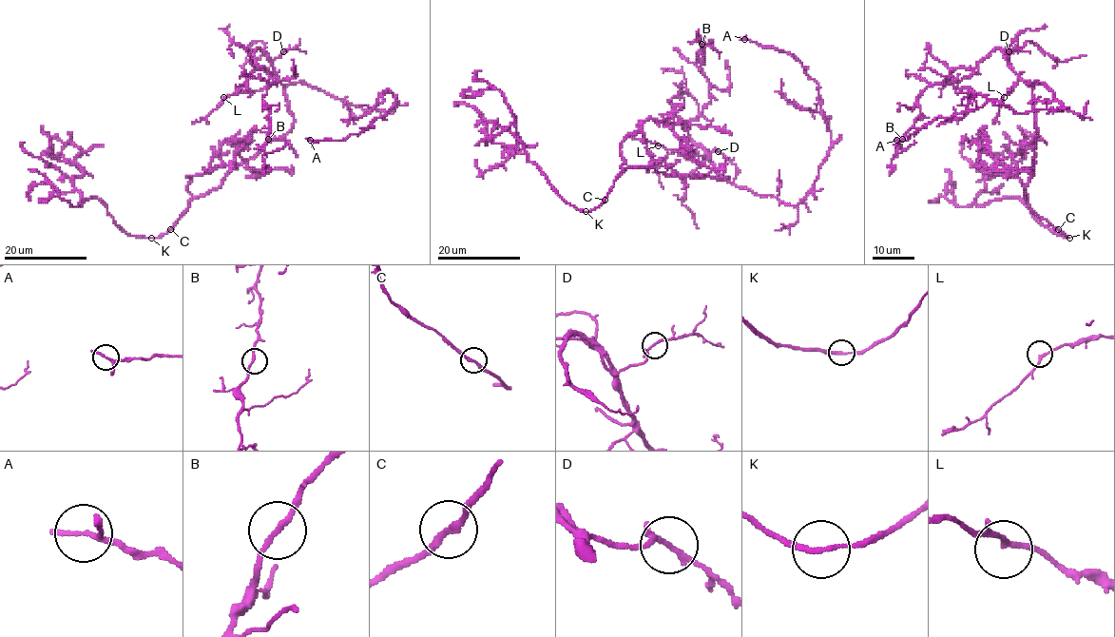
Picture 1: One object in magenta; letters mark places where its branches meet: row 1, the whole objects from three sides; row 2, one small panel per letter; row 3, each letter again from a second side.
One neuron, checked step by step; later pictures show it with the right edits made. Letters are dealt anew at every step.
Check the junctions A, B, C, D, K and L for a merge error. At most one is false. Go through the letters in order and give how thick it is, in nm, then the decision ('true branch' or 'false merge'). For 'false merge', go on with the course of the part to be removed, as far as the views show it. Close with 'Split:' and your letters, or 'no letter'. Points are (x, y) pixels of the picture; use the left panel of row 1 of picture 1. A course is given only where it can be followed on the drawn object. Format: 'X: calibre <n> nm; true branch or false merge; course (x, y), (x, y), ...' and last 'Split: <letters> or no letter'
A: calibre 170 nm; true branch
B: calibre 170 nm; true branch
C: calibre 190 nm; true branch
D: calibre 170 nm; true branch
K: calibre 170 nm; true branch
L: calibre 170 nm; true branch
Split: no letter

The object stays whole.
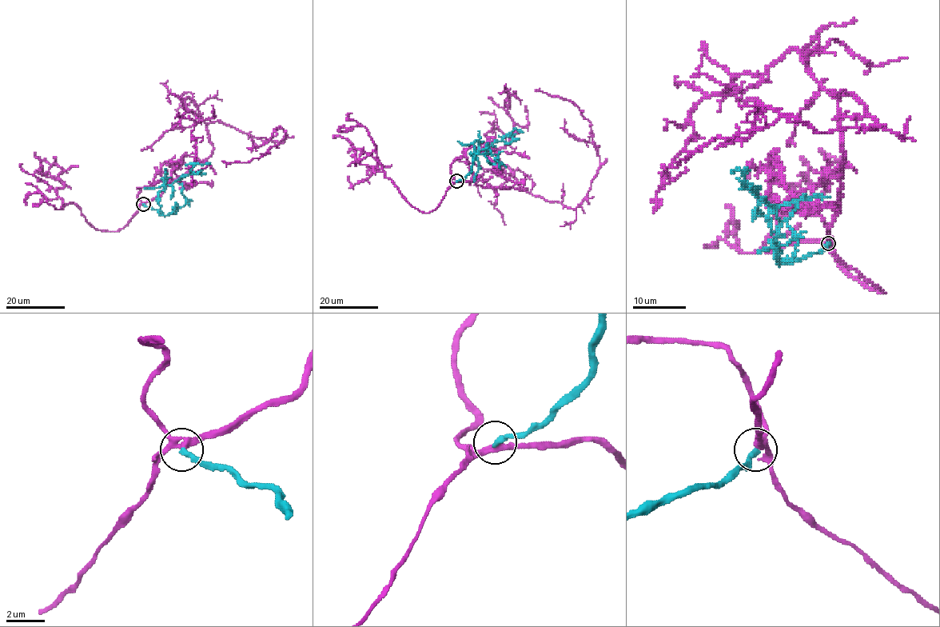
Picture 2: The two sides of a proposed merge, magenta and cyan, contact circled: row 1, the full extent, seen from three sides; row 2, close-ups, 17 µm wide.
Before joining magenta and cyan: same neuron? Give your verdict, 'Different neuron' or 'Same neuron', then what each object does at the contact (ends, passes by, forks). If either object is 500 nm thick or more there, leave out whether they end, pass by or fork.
Different neuron. At the ring magenta forks. At the ring cyan ends

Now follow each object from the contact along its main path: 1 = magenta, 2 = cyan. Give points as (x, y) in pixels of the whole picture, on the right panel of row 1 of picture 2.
1: (827, 243), (838, 100), (852, 93), (876, 128), (817, 132), (781, 116), (662, 164)
2: (827, 243), (809, 256), (779, 263), (774, 255), (777, 212), (755, 193), (741, 170), (734, 170), (739, 168)

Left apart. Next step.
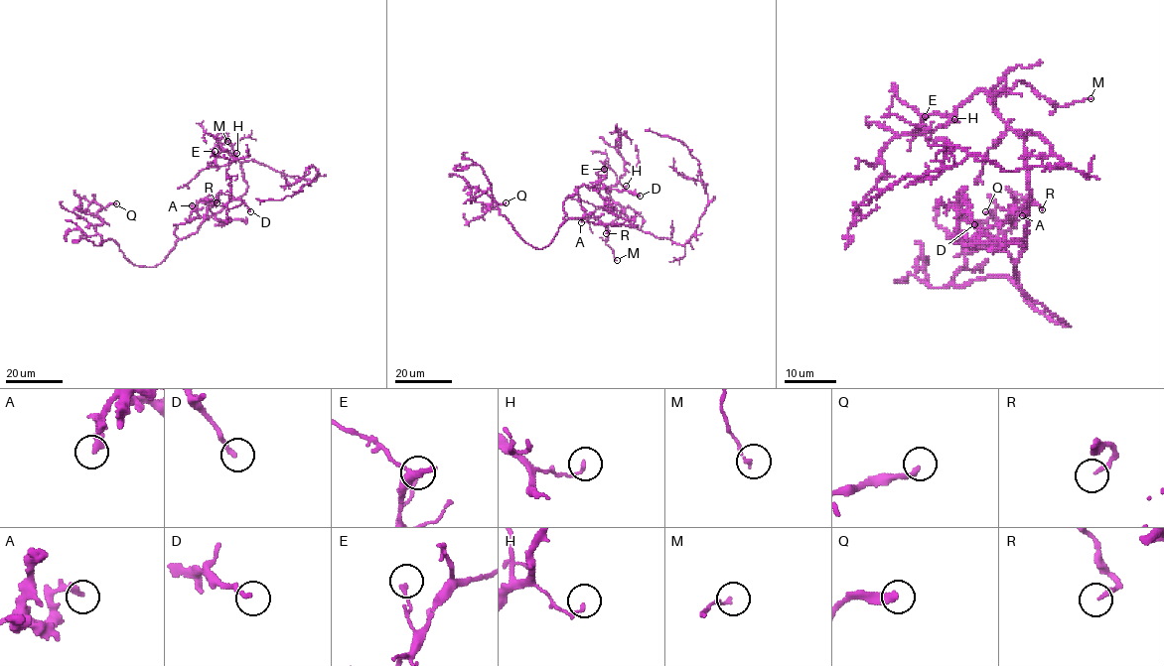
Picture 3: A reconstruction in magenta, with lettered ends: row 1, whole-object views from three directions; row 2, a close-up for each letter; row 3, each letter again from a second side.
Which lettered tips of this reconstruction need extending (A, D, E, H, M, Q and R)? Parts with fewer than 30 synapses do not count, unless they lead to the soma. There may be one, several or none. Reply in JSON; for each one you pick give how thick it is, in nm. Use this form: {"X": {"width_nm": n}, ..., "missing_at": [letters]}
{"missing_at": []}

